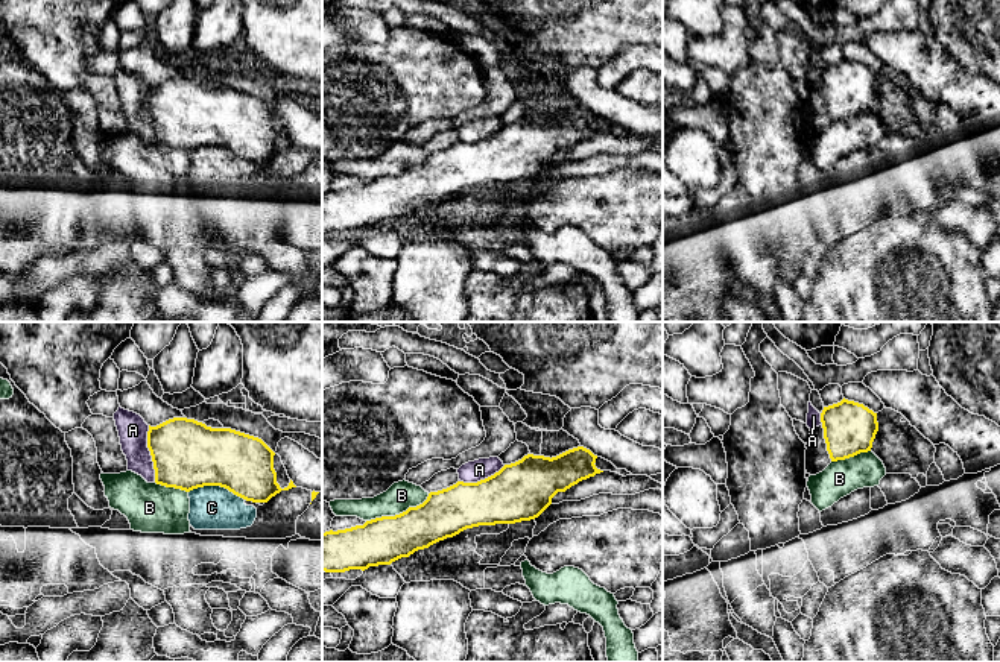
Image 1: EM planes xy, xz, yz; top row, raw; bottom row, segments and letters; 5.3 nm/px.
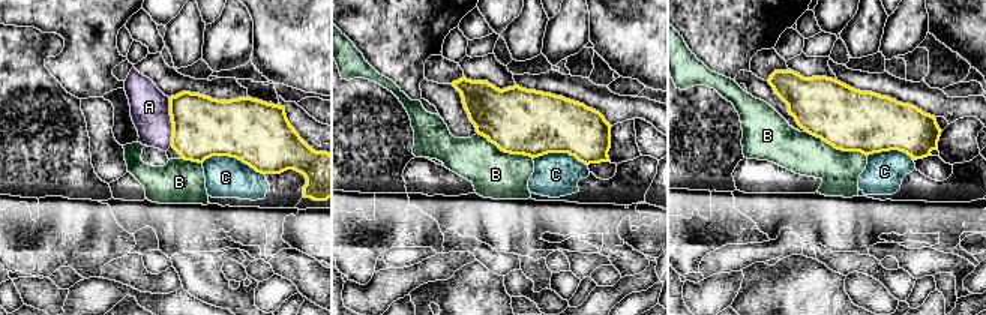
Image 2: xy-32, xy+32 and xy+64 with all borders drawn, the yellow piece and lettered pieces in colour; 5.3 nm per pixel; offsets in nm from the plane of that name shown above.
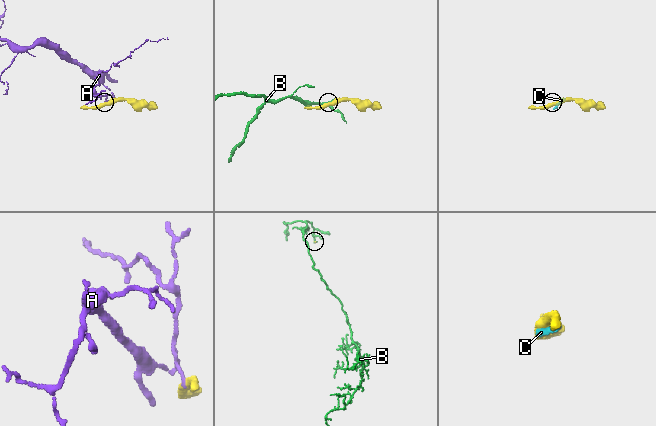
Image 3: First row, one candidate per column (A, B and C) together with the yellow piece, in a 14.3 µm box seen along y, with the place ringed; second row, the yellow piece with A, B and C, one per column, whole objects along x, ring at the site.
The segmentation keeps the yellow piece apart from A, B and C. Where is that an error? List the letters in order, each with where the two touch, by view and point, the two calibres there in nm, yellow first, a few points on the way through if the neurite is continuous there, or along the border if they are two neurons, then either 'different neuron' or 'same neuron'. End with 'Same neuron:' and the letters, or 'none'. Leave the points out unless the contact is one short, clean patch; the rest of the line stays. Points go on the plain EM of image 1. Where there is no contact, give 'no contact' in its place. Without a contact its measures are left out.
A: contact xy (151, 114); calibres 360 and 160 nm; border xy (148, 85), (148, 110), (155, 141); different neuron
B: contact xz (400, 173); calibres 260 and 150 nm; different neuron
C: contact xy (216, 145); calibres 360 and 240 nm; different neuron
Same neuron: none

